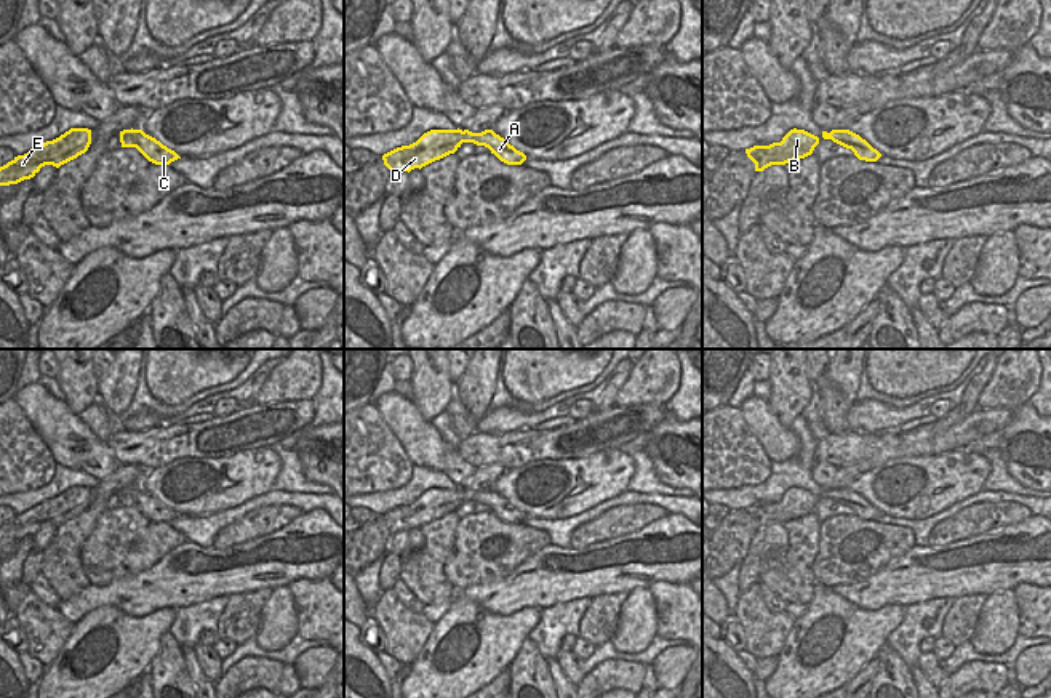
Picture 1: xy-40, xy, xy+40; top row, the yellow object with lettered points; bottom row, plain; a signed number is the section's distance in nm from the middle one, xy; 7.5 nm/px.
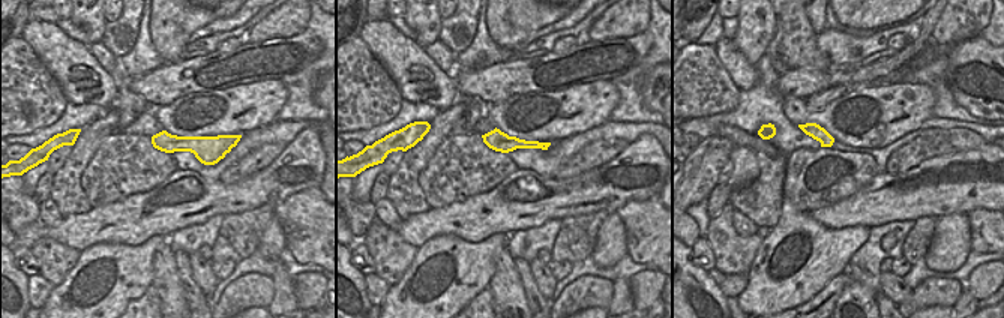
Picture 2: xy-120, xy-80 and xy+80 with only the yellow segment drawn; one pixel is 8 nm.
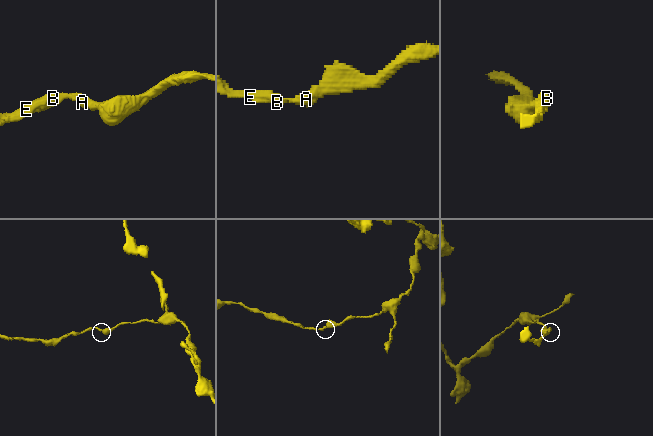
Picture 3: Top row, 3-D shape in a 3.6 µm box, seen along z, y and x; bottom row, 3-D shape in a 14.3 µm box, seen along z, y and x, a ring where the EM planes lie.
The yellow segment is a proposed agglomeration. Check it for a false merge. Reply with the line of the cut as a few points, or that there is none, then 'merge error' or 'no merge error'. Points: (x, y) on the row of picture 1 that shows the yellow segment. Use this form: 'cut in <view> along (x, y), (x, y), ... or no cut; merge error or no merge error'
no cut; no merge error

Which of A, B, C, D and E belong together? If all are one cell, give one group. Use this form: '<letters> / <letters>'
A B C D E

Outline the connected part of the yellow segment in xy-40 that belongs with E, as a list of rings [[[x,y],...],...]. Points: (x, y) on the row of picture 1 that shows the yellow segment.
[[[70,128],[59,138],[46,141],[24,155],[14,157],[6,165],[0,166],[0,186],[18,184],[24,179],[34,178],[42,166],[61,165],[85,154],[91,144],[91,130]]]

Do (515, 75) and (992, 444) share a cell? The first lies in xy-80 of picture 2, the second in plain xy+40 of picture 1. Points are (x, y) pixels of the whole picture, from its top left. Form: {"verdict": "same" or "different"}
{"verdict": "different"}

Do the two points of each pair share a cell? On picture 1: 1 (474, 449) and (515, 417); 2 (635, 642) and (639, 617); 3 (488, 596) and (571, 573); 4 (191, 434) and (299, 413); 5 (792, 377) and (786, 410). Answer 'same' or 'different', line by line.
1: different
2: same
3: same
4: same
5: same

